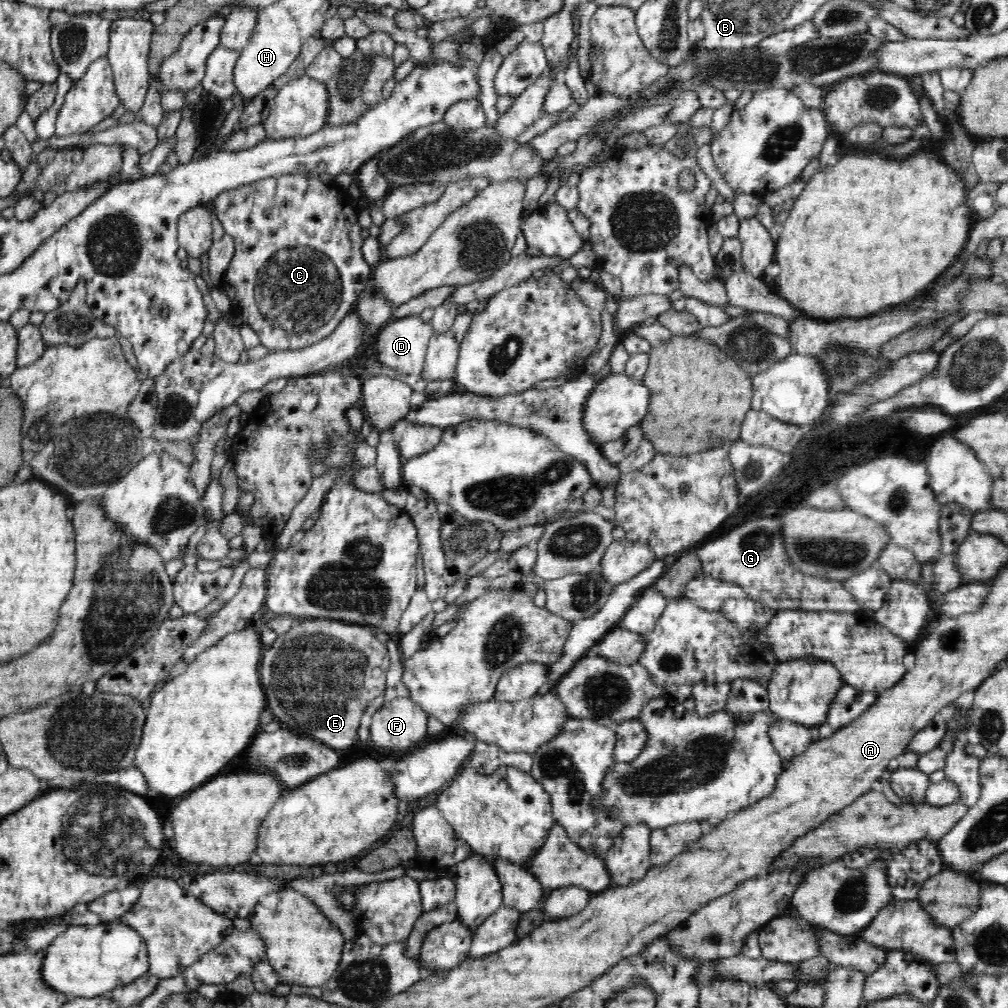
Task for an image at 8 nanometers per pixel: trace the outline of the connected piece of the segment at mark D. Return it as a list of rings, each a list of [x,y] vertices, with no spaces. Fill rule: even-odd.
[[[420,315],[384,324],[374,338],[378,362],[403,375],[420,374],[433,334],[431,323],[424,323]]]

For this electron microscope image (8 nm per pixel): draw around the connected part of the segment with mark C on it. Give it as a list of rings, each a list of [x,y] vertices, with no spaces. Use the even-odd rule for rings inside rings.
[[[291,173],[290,175],[282,175],[280,177],[270,177],[250,184],[240,185],[238,188],[226,189],[219,194],[209,207],[212,207],[214,214],[218,217],[224,233],[230,234],[235,242],[235,251],[223,274],[219,287],[224,289],[228,295],[231,304],[231,312],[233,316],[239,316],[252,331],[256,331],[262,346],[270,350],[296,350],[309,347],[312,343],[318,343],[325,339],[338,326],[338,323],[350,314],[356,308],[359,300],[364,296],[368,286],[373,278],[374,268],[368,265],[362,257],[362,243],[364,239],[360,235],[362,228],[358,222],[360,212],[356,210],[354,202],[349,190],[328,190],[326,184],[320,182],[319,176],[307,176],[301,173]]]

